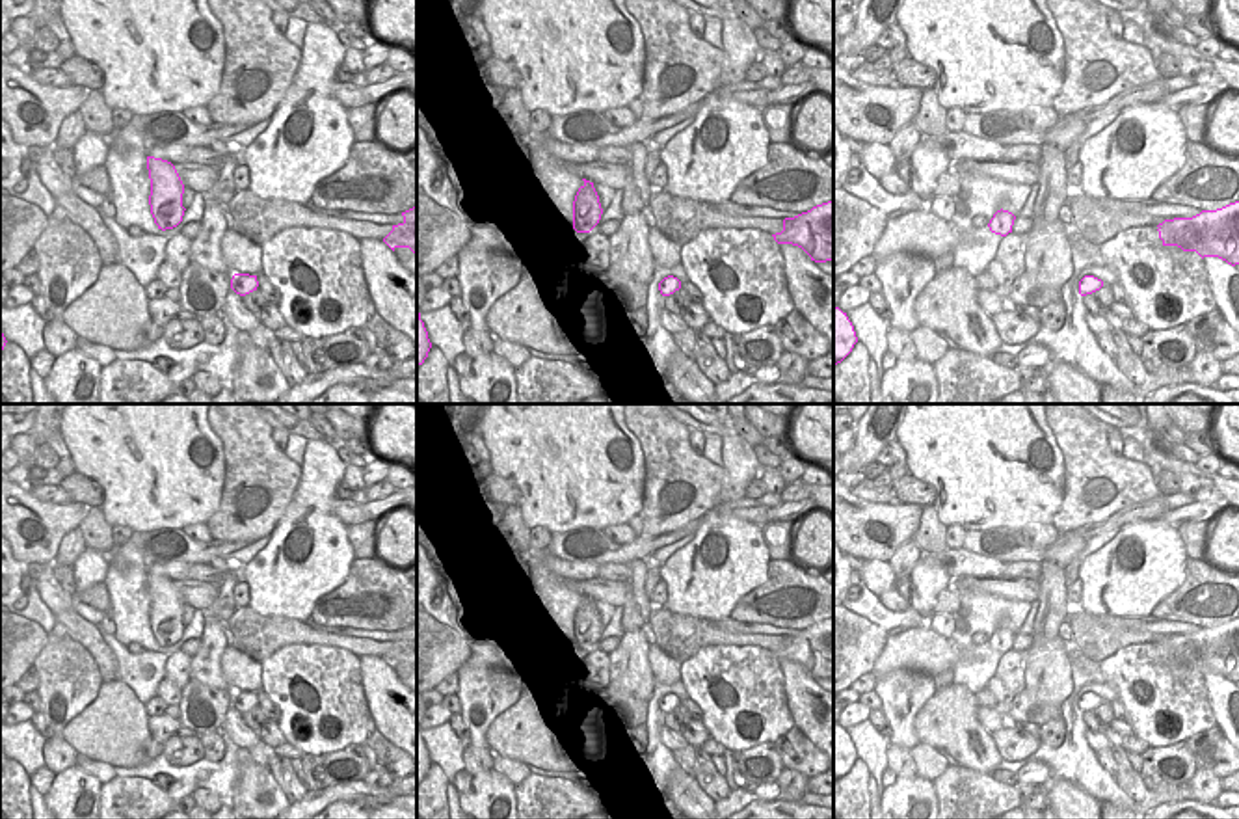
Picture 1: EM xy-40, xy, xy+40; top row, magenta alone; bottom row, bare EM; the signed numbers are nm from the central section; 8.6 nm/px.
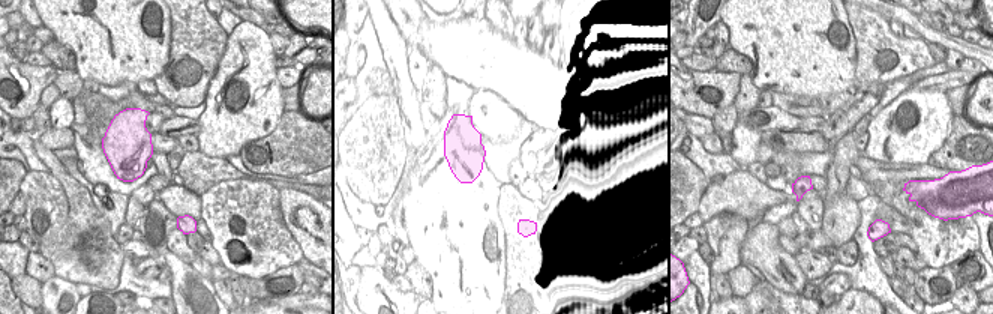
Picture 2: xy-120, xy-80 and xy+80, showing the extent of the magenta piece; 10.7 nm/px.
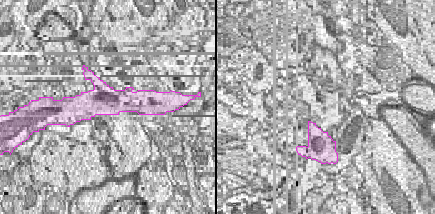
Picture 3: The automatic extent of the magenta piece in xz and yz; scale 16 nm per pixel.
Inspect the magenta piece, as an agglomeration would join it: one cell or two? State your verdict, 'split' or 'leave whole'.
leave whole

